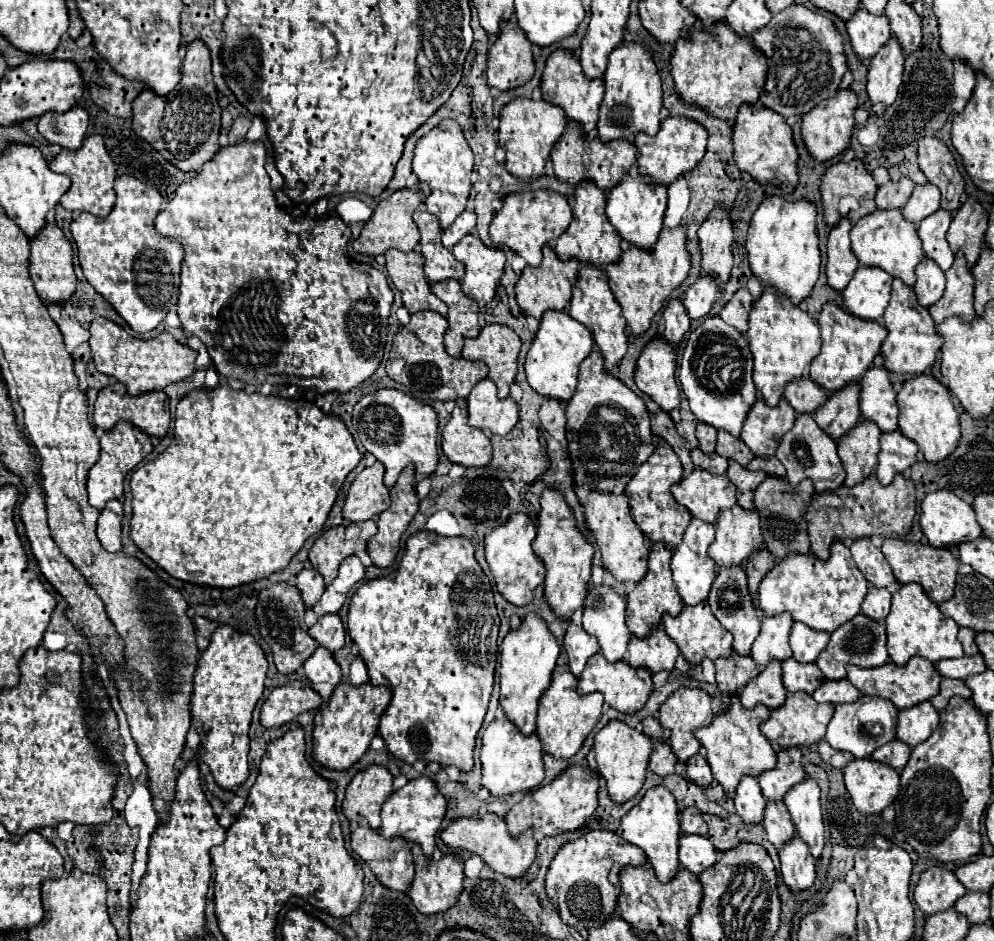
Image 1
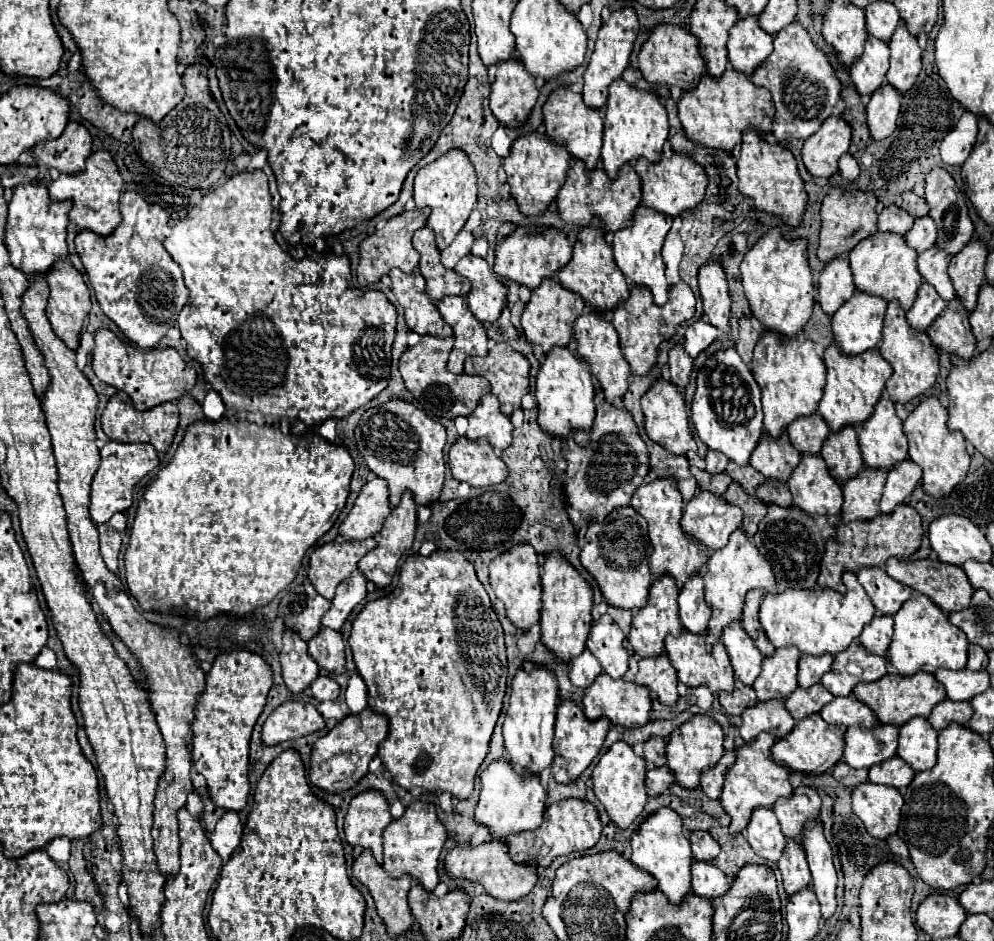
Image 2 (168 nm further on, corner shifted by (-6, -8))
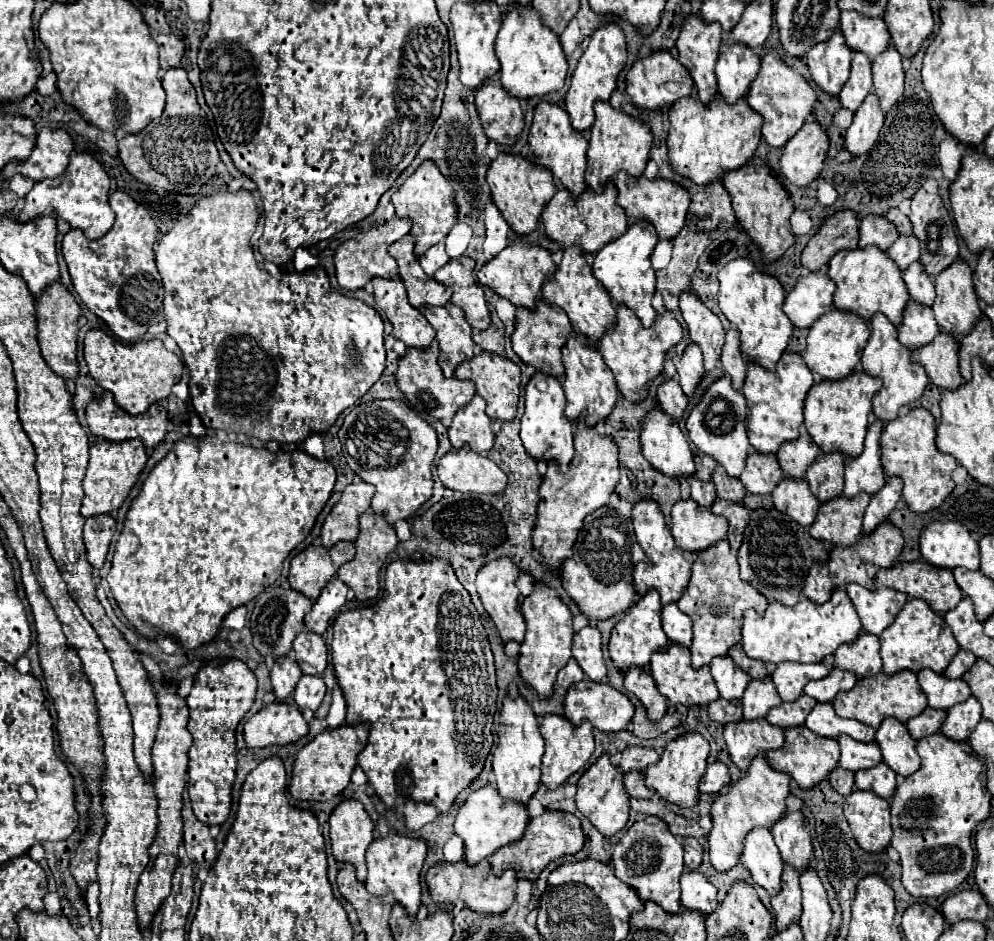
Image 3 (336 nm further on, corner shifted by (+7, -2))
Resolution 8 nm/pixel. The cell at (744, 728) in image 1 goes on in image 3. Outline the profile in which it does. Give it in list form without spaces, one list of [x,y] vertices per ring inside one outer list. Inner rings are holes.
[[[759,752],[747,770],[743,770],[741,778],[737,782],[731,782],[721,794],[715,796],[713,806],[711,806],[711,818],[713,818],[713,828],[709,832],[709,858],[715,870],[729,870],[737,864],[741,848],[743,848],[743,838],[753,826],[771,826],[783,812],[787,810],[785,798],[789,794],[789,774],[779,774],[773,770],[765,754]]]

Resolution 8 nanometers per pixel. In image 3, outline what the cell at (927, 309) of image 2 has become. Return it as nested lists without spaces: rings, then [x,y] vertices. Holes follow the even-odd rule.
[[[909,300],[905,306],[905,312],[903,312],[903,320],[897,330],[899,330],[901,344],[907,346],[909,350],[915,350],[915,348],[931,342],[937,336],[939,326],[935,322],[931,308],[927,308],[921,302]]]

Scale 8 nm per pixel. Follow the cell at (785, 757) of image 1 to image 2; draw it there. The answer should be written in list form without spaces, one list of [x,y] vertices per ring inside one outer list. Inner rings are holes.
[[[798,786],[792,798],[784,798],[774,804],[774,814],[782,826],[786,838],[802,844],[806,822],[818,820],[820,814],[820,796],[808,786]]]

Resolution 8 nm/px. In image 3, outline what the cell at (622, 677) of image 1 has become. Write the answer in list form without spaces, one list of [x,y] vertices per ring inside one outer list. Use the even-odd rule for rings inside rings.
[[[581,680],[581,682],[573,684],[567,690],[567,696],[565,696],[565,716],[573,724],[581,724],[583,720],[589,720],[595,728],[599,728],[603,732],[623,730],[627,726],[627,722],[633,718],[633,712],[635,712],[635,706],[631,704],[629,696],[615,690],[611,684],[601,684],[601,682],[593,682],[593,680]]]

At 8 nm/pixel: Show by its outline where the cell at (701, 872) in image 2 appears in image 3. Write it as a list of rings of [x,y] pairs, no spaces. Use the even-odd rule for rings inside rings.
[[[687,870],[681,876],[681,902],[689,910],[709,914],[719,904],[717,888],[699,870]]]

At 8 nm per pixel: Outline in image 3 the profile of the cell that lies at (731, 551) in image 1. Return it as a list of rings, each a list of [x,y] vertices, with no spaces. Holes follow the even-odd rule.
[[[717,540],[711,548],[697,552],[693,564],[693,574],[689,586],[679,598],[679,608],[693,620],[693,644],[691,644],[691,664],[709,664],[713,656],[727,654],[727,650],[741,640],[743,612],[755,608],[763,612],[767,608],[767,598],[753,588],[753,584],[741,580],[737,556],[731,552],[727,540]]]

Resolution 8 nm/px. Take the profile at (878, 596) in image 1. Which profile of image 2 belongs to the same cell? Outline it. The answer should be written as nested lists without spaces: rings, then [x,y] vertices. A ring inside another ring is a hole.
[[[874,616],[872,622],[862,630],[858,642],[872,654],[878,656],[888,656],[888,646],[892,642],[892,626],[894,620],[892,616]]]

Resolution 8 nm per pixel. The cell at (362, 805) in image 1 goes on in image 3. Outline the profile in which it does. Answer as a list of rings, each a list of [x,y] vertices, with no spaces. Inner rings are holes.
[[[343,800],[329,816],[333,856],[341,862],[351,862],[357,868],[357,878],[365,880],[365,848],[373,840],[375,824],[363,808],[361,800]]]

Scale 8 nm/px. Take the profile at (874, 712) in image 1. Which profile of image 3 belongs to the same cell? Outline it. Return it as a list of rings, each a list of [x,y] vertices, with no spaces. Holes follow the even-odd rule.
[[[839,736],[837,740],[841,748],[841,758],[839,758],[841,768],[857,772],[863,768],[873,768],[883,760],[877,742],[857,742],[849,736]]]

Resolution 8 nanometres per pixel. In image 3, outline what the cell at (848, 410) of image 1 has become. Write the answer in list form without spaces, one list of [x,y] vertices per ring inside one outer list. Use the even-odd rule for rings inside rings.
[[[841,452],[821,454],[809,466],[805,480],[809,482],[813,494],[821,502],[833,500],[843,492],[843,468],[845,468],[845,458]]]

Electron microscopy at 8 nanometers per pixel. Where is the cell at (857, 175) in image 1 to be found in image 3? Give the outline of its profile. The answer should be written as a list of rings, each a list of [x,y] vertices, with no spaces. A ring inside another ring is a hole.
[[[839,210],[837,214],[825,218],[817,234],[811,236],[809,244],[801,252],[801,264],[817,272],[825,268],[831,256],[845,248],[855,248],[859,244],[859,218],[853,210]]]

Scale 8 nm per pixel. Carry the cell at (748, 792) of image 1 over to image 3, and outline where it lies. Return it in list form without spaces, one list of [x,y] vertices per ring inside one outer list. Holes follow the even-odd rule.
[[[757,826],[745,836],[741,862],[747,866],[753,880],[769,892],[769,896],[779,892],[783,860],[777,852],[769,828]]]

